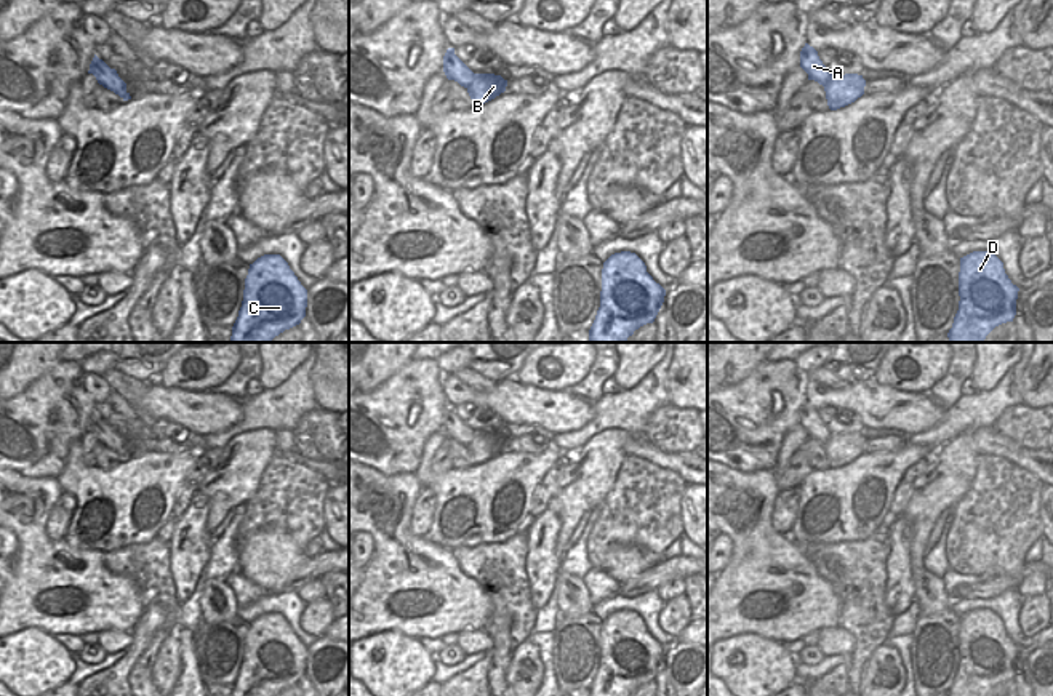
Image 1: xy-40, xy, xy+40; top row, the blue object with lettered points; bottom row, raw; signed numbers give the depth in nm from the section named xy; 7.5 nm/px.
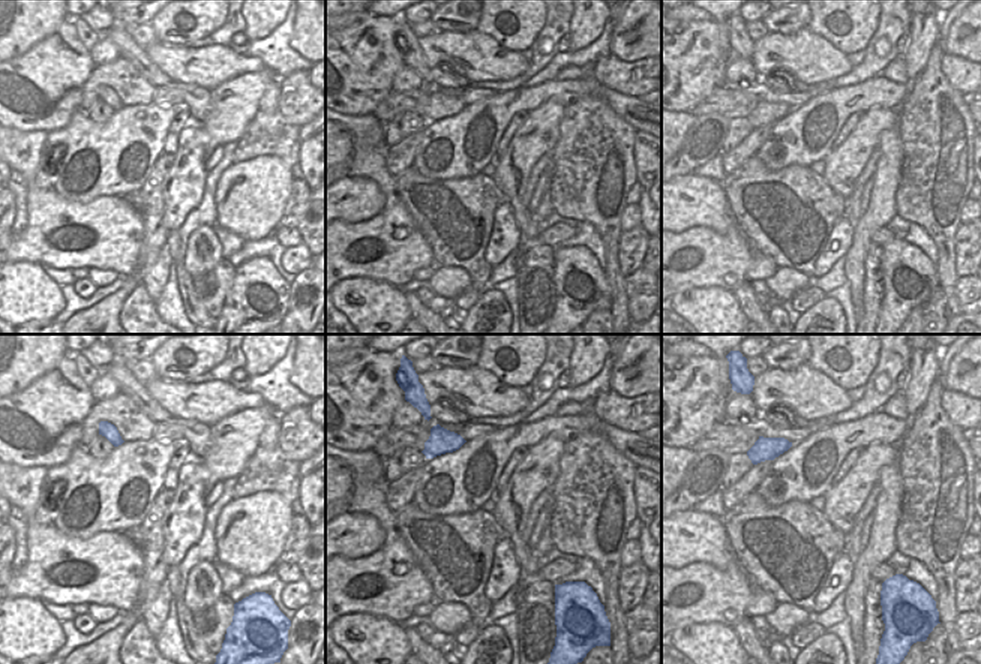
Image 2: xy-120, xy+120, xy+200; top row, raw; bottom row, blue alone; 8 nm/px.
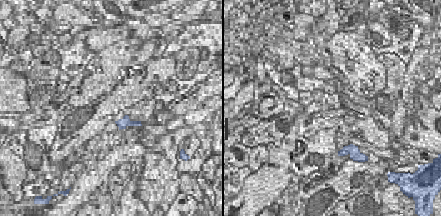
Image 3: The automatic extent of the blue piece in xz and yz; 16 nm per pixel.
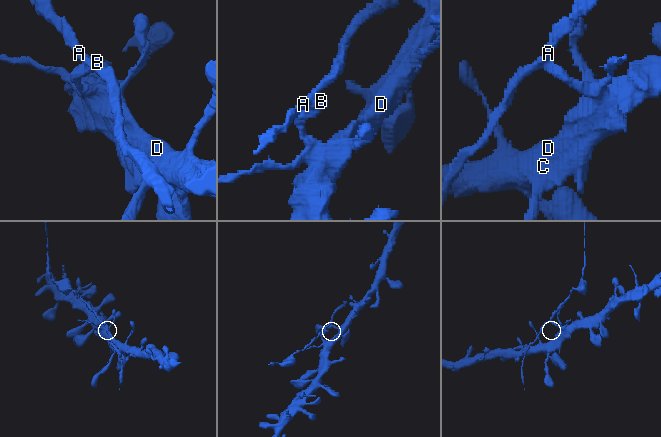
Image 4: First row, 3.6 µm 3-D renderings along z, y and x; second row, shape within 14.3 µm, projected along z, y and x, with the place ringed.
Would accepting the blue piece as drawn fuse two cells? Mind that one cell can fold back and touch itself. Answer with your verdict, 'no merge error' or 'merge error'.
merge error

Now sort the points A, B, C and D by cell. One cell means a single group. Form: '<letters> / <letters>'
A / B C D

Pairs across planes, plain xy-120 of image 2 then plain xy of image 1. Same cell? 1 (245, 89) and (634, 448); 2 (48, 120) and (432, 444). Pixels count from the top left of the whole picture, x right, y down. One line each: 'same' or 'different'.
1: different
2: different

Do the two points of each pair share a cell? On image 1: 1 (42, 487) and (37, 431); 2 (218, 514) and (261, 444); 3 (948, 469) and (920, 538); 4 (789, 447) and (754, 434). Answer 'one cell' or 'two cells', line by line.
1: two cells
2: one cell
3: one cell
4: two cells

